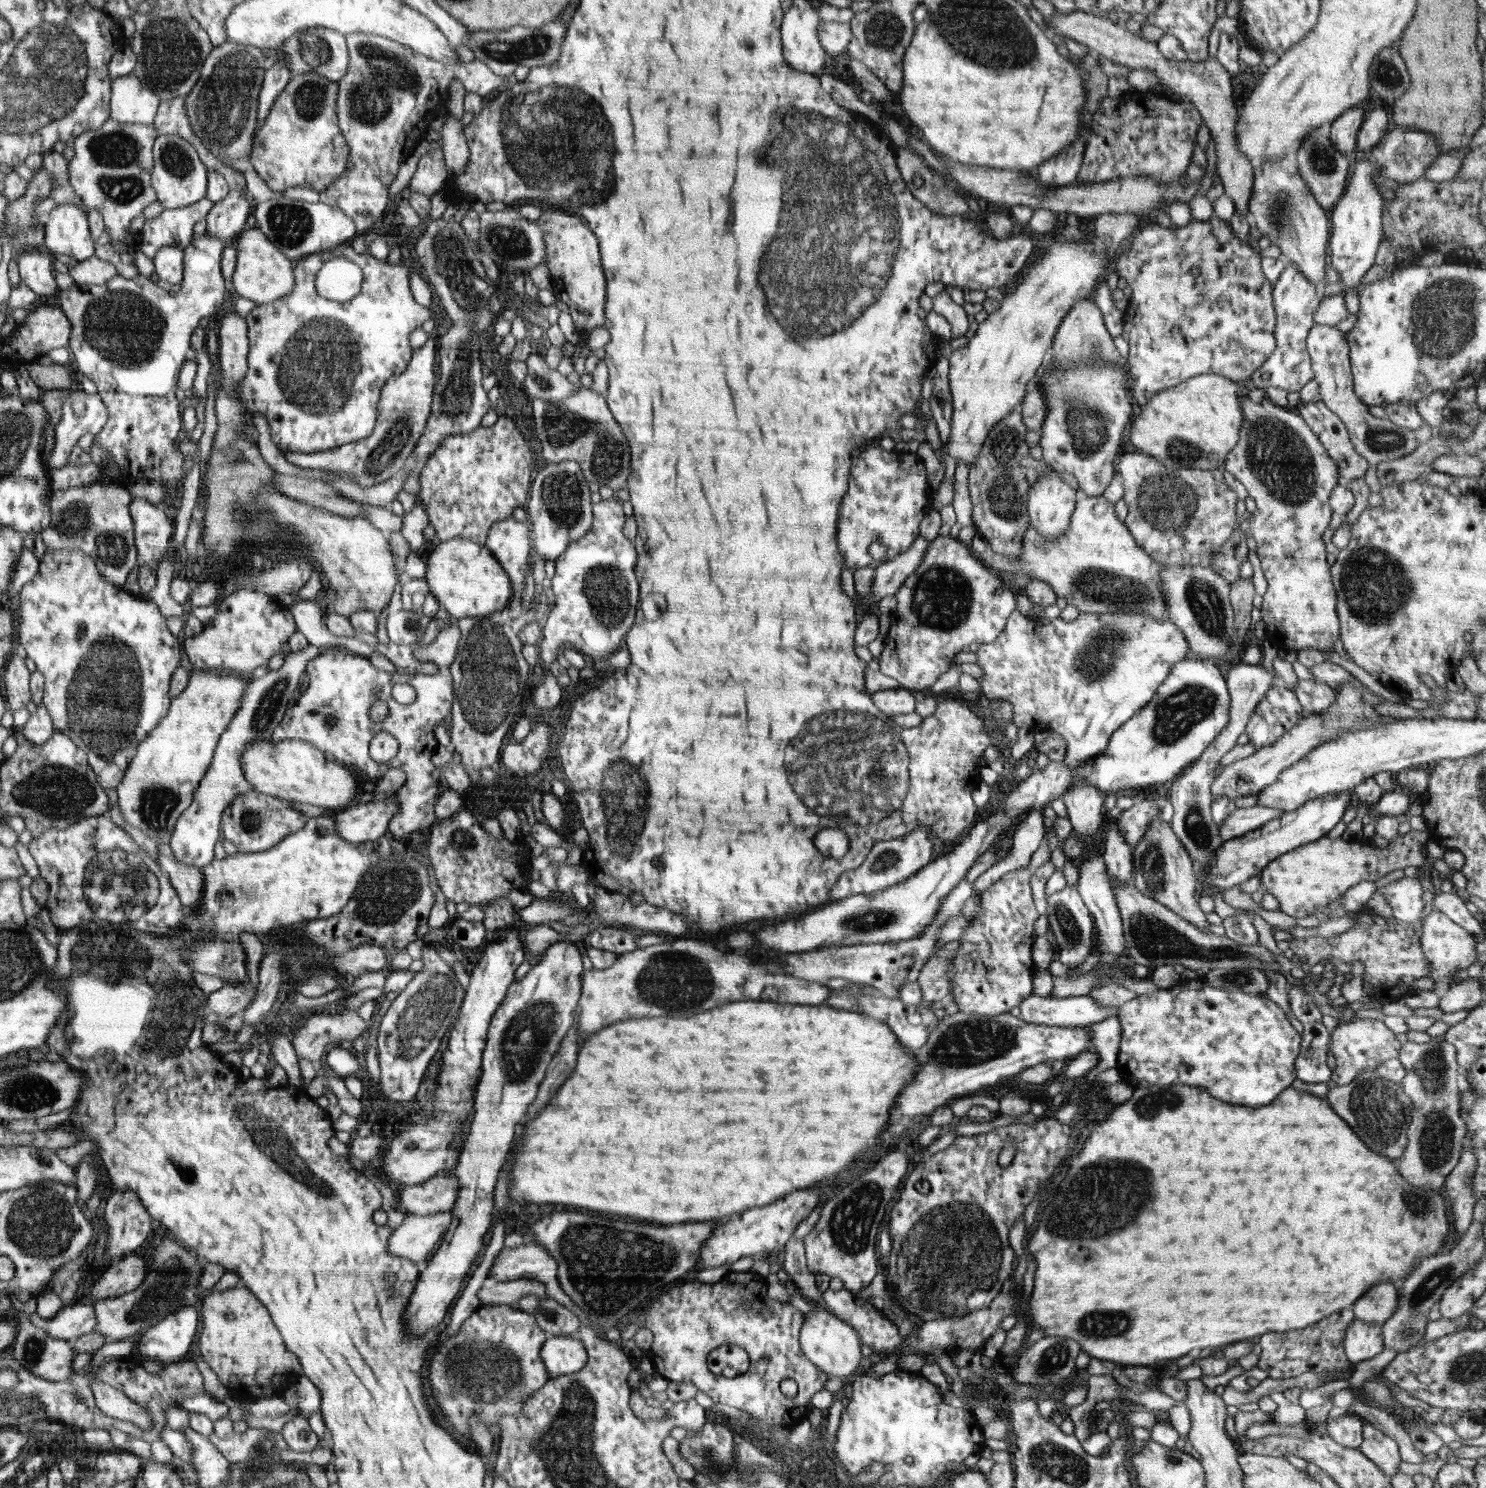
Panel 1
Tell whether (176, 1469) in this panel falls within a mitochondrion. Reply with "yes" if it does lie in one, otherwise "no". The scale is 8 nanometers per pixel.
no

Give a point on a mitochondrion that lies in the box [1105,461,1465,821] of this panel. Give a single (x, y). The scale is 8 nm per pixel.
(1376, 587)

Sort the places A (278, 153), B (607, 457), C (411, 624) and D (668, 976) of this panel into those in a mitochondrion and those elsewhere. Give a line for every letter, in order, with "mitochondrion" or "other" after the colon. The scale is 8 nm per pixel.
A: other
B: mitochondrion
C: mitochondrion
D: mitochondrion

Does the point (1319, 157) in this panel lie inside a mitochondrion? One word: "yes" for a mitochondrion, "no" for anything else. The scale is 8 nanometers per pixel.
yes

